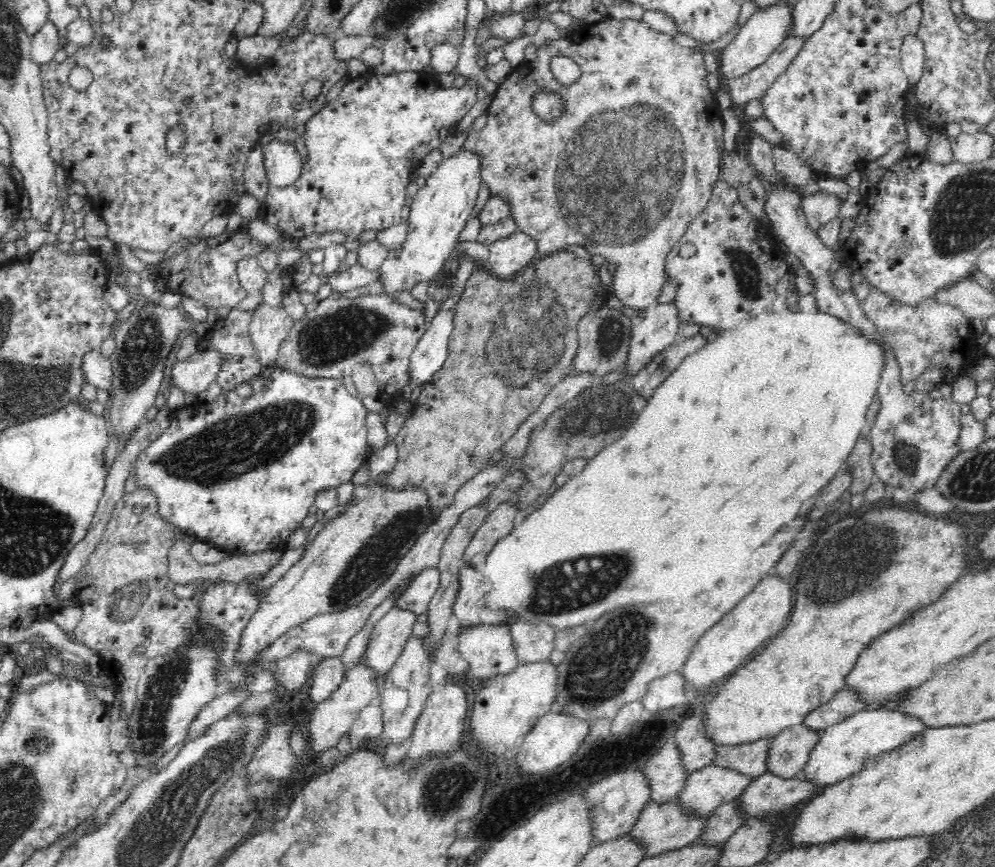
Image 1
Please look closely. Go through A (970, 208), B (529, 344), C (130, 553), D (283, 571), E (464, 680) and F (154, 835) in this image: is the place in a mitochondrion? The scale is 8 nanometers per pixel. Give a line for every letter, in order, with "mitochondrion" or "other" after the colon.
A: mitochondrion
B: mitochondrion
C: mitochondrion
D: other
E: other
F: mitochondrion

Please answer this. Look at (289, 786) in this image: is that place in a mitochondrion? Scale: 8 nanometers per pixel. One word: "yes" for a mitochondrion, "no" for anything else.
no

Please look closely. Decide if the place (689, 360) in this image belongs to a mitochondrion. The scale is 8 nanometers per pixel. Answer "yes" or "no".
no

